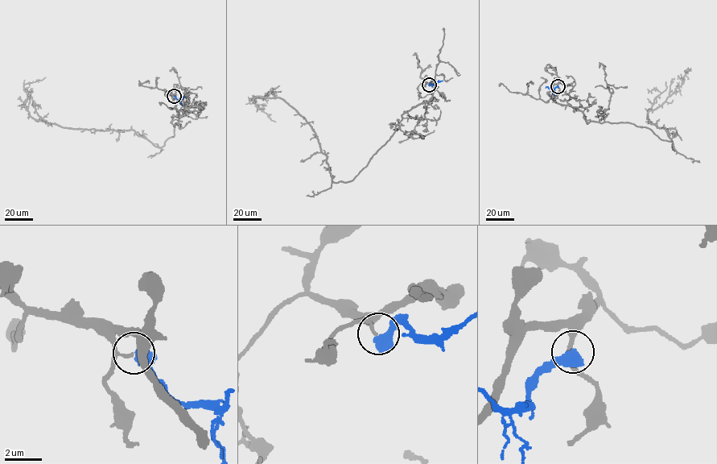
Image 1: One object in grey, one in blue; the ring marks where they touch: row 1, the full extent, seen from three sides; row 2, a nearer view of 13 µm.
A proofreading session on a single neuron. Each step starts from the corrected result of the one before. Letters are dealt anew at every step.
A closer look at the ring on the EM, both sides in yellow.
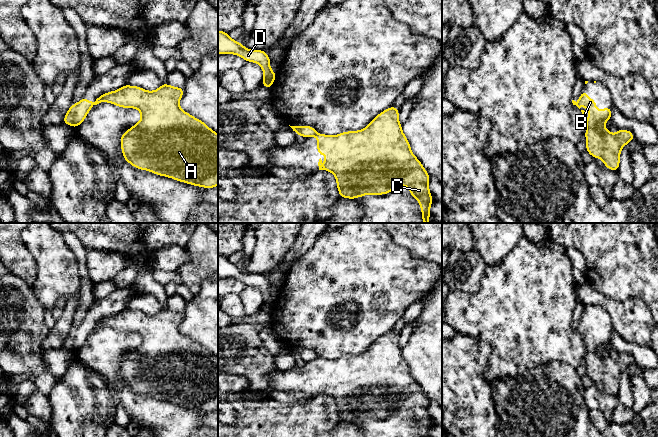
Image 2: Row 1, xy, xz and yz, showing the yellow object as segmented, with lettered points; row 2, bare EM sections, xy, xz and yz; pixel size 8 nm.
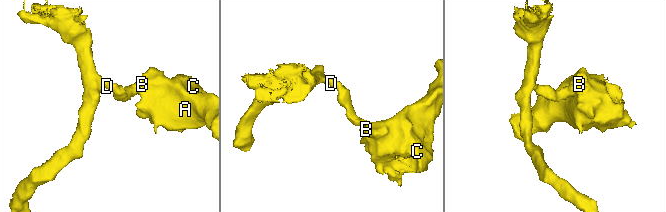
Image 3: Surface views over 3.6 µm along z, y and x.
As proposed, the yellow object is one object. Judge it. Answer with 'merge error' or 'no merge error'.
merge error

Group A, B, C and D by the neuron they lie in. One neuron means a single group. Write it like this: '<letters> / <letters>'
A B C / D

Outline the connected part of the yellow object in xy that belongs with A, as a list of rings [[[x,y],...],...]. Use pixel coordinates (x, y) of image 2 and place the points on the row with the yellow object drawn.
[[[167,83],[155,91],[125,84],[118,90],[100,95],[94,105],[108,102],[141,112],[141,120],[121,136],[121,151],[126,162],[140,170],[211,189],[218,185],[218,134],[180,108],[183,94],[183,88]]]

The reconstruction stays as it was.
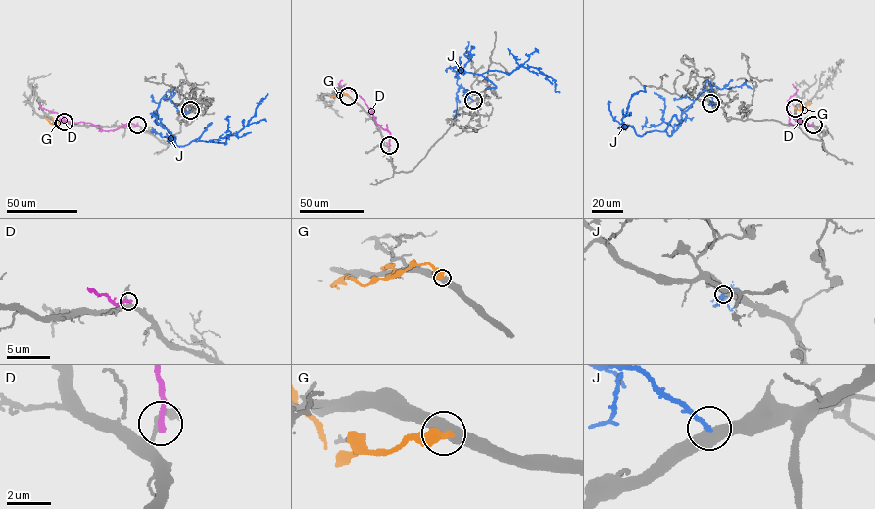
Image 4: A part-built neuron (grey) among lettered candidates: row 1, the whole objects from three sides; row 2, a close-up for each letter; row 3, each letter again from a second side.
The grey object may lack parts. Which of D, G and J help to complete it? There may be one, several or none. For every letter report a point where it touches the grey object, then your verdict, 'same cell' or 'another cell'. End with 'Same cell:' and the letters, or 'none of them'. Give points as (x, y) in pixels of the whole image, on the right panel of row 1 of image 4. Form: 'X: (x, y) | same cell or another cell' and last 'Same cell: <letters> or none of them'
D: (813, 125) | another cell
G: (795, 108) | another cell
J: (710, 103) | another cell
Same cell: none of them

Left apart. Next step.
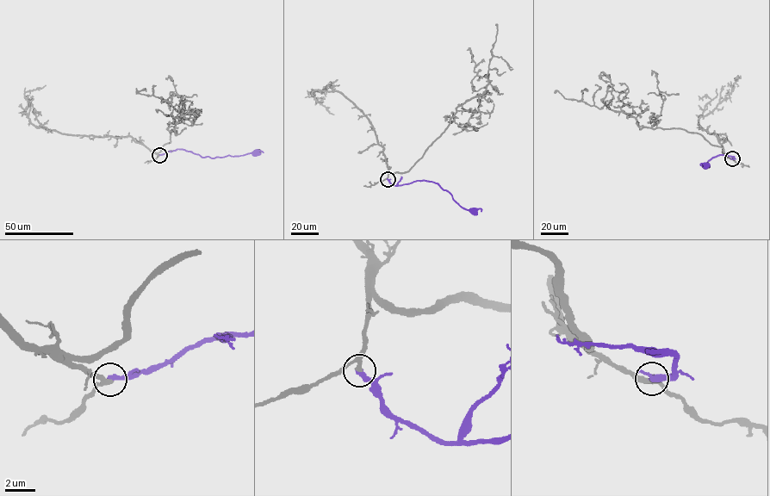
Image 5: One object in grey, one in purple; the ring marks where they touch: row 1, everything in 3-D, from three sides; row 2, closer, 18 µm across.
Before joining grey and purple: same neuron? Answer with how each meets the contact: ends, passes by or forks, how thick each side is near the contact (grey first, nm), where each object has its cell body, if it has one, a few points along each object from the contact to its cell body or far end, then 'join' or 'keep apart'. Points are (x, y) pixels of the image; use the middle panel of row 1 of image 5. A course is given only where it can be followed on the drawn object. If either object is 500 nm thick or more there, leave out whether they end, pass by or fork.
grey passes by; purple ends; calibres 240 and 360 nm; soma grey none; soma purple (474, 211); course grey (388, 178), (389, 173), (409, 170), (456, 108), (486, 89), (488, 75), (475, 72), (470, 49), (471, 62); course purple (388, 178), (395, 185), (417, 181), (437, 183), (461, 207), (473, 210); join

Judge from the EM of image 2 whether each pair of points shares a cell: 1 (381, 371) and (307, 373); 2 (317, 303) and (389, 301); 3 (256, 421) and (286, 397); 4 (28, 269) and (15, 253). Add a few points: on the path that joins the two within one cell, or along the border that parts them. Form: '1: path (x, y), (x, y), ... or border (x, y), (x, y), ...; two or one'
1: path (363, 373), (325, 373); one
2: path (335, 300), (338, 298), (371, 298); one
3: border (269, 397), (286, 403), (305, 401); two
4: path (24, 265), (16, 257); one

